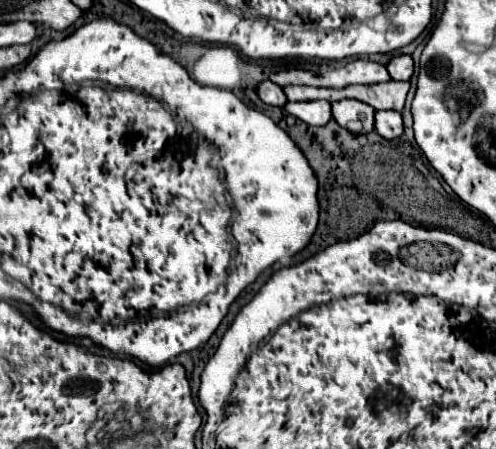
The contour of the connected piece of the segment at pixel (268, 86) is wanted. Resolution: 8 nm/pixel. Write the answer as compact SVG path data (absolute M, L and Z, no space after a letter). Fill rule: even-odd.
M264 80L260 86L258 86L258 96L264 104L270 104L270 106L278 106L282 108L288 100L286 100L286 94L282 92L280 86L276 86L274 82L270 80Z

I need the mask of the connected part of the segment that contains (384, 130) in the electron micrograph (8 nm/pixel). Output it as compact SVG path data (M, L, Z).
M386 110L386 112L376 112L376 132L386 138L386 140L394 140L400 138L404 132L402 126L402 116L394 110Z

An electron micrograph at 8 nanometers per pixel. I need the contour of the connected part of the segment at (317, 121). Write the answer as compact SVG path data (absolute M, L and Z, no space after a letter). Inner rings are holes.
M326 100L288 102L284 110L310 126L326 126L332 120L332 106Z

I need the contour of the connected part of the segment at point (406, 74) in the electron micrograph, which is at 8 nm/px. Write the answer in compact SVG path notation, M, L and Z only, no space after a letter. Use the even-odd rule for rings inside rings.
M396 56L390 60L386 68L392 80L410 80L414 72L414 62L412 62L412 56Z

